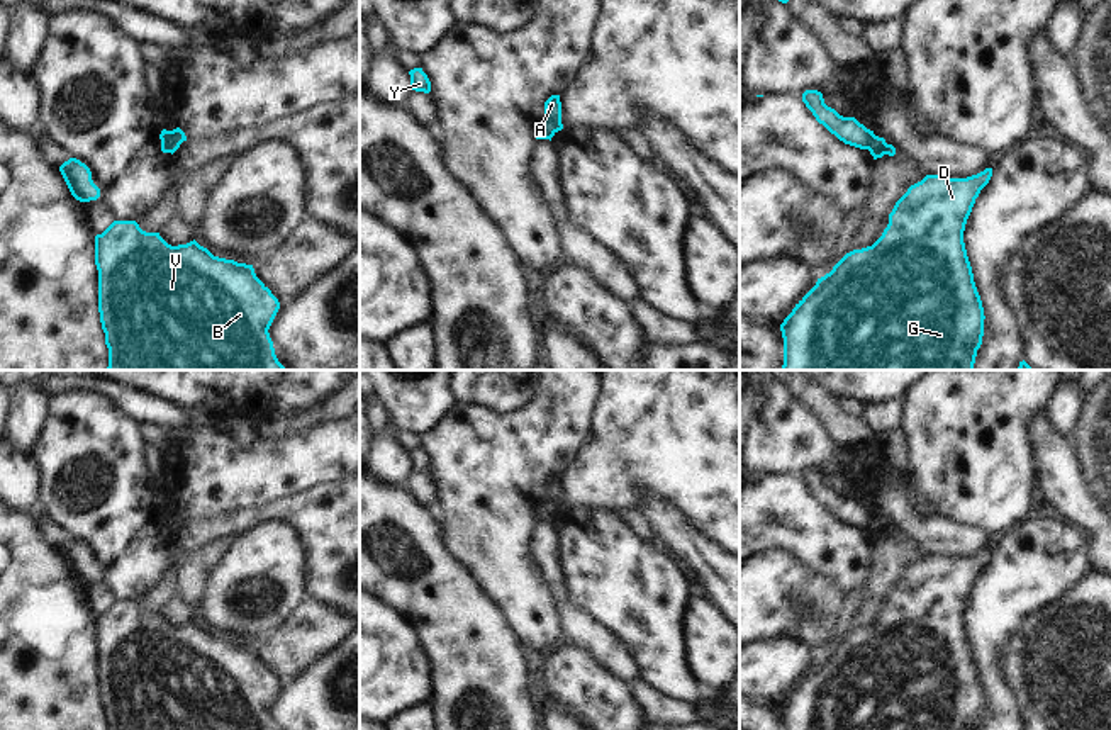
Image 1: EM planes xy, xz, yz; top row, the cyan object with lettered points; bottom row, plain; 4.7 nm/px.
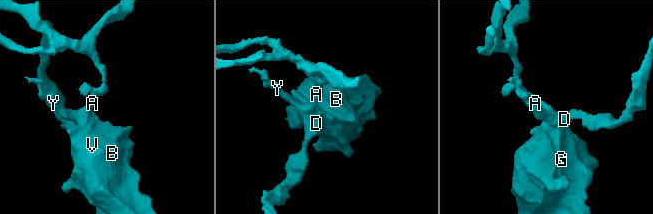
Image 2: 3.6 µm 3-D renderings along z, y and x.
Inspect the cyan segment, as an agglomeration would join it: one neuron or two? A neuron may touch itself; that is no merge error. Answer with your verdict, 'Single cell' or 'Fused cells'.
Fused cells

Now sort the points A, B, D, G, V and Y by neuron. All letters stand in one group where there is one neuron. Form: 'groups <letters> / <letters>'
groups A / B D G V Y

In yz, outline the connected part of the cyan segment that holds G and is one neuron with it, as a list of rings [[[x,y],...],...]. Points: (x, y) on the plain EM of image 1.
[[[985,548],[967,559],[926,555],[911,565],[889,594],[882,616],[872,626],[846,633],[784,699],[784,730],[979,730],[985,696],[963,611],[975,579],[991,557],[992,548]]]

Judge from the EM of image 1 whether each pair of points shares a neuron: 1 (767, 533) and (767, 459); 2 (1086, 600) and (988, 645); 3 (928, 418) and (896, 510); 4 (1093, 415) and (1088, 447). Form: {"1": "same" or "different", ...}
{"1": "different", "2": "different", "3": "different", "4": "same"}

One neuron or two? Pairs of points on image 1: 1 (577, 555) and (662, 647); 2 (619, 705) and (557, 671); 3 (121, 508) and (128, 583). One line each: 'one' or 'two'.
1: one
2: one
3: one

